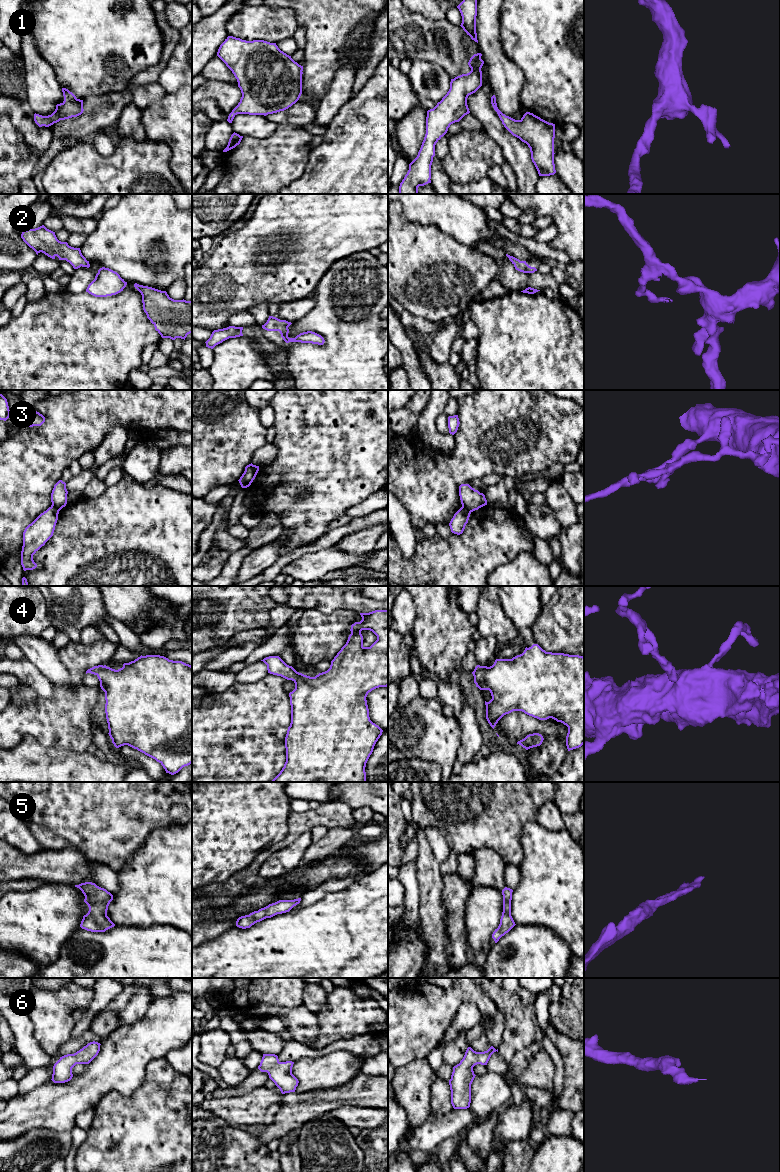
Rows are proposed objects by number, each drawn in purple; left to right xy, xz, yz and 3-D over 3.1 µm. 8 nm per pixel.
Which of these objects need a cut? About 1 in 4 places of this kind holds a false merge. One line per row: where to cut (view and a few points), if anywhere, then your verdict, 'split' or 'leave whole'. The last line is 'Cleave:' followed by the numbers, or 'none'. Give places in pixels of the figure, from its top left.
1: cut none; leave whole
2: cut none; leave whole
3: cut yz (462, 506), (470, 512); split
4: cut none; leave whole
5: cut none; leave whole
6: cut none; leave whole
Cleave: 3

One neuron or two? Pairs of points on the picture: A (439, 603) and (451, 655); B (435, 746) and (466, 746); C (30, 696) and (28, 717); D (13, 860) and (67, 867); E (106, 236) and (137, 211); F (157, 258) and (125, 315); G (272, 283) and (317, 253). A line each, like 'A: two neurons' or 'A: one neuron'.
A: one neuron
B: two neurons
C: two neurons
D: one neuron
E: one neuron
F: two neurons
G: one neuron

